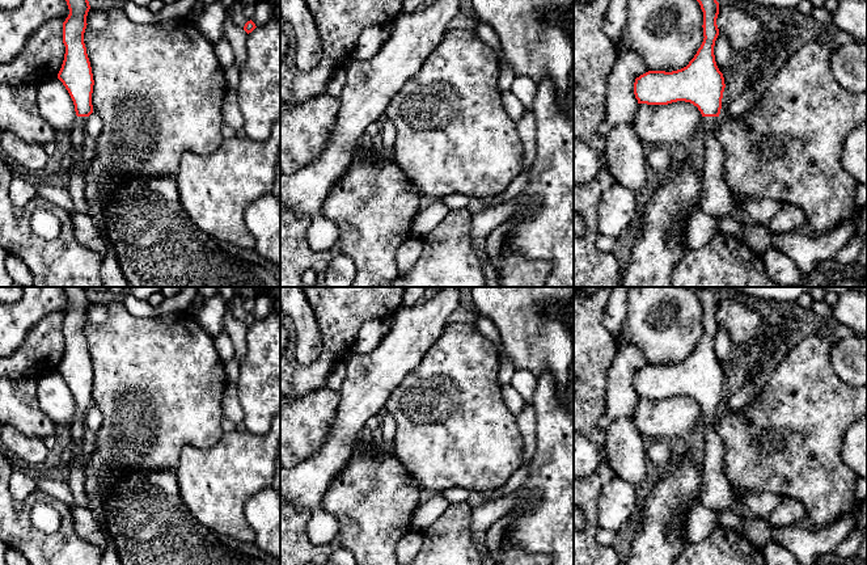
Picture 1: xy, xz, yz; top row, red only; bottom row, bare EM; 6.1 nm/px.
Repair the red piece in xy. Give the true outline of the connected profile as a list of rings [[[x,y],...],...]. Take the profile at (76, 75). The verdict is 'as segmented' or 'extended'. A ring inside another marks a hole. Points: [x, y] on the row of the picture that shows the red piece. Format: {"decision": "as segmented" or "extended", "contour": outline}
{"decision": "extended", "contour": [[[65,0],[69,14],[63,22],[63,43],[65,46],[64,60],[58,79],[68,90],[76,111],[71,136],[72,164],[69,172],[68,191],[76,211],[88,214],[85,197],[85,170],[88,161],[83,156],[83,140],[85,122],[93,113],[93,73],[84,43],[86,16],[90,9],[88,0]]]}

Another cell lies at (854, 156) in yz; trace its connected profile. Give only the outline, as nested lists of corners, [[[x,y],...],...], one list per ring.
[[[867,122],[846,138],[839,160],[858,184],[867,185]]]

